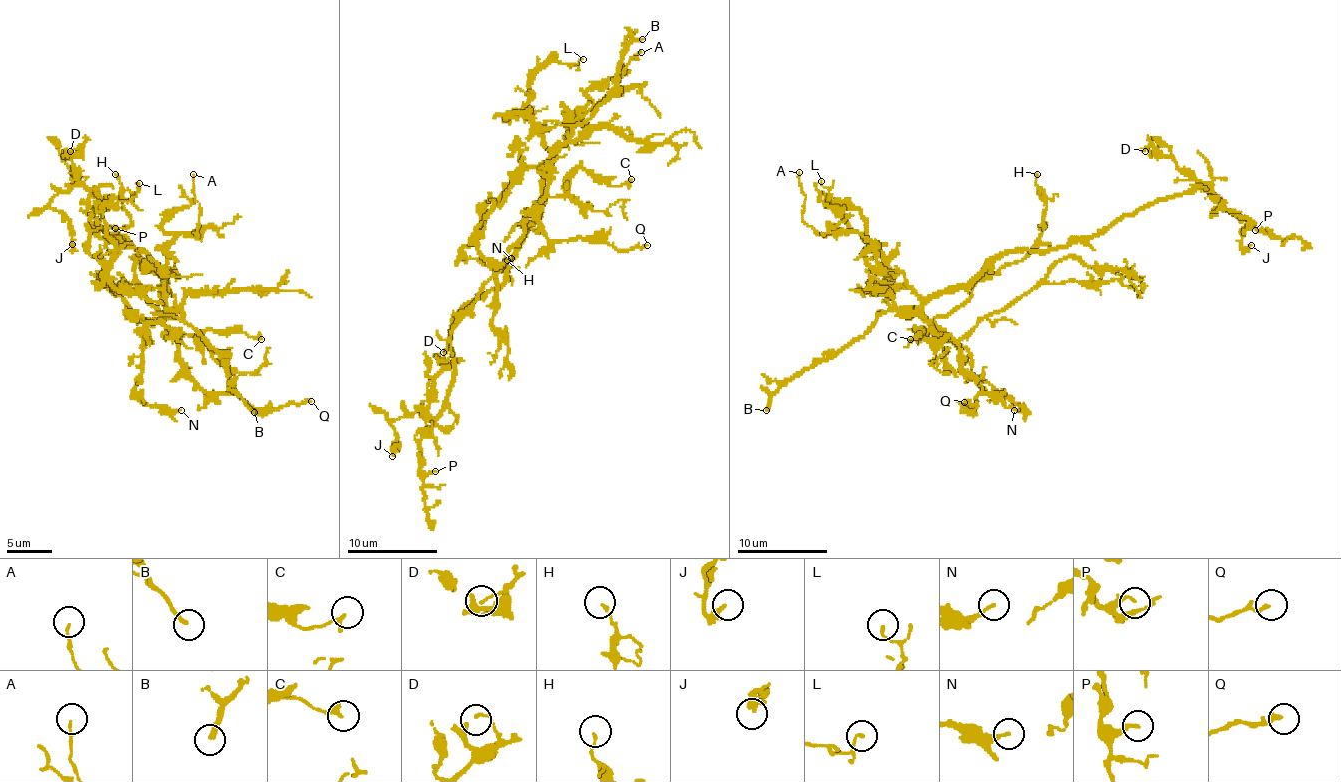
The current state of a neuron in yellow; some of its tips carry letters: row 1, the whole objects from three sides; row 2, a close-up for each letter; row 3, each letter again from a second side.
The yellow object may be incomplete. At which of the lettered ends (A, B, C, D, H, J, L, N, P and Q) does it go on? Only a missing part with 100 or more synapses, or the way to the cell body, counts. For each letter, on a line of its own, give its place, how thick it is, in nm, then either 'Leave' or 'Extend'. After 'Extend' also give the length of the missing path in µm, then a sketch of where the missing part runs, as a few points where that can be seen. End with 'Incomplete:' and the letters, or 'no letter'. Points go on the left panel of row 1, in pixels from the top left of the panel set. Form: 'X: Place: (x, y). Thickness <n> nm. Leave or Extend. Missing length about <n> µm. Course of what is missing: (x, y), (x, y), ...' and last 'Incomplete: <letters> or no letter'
A: Place: (193, 174). Thickness 100 nm. Leave
B: Place: (254, 412). Thickness 200 nm. Extend. Missing length about 40 µm
C: Place: (261, 339). Thickness 200 nm. Leave
D: Place: (70, 151). Thickness 100 nm. Leave
H: Place: (115, 174). Thickness 110 nm. Leave
J: Place: (72, 244). Thickness 320 nm. Leave
L: Place: (139, 183). Thickness 140 nm. Leave
N: Place: (181, 410). Thickness 150 nm. Leave
P: Place: (115, 228). Thickness 180 nm. Leave
Q: Place: (311, 401). Thickness 190 nm. Leave
Incomplete: B

